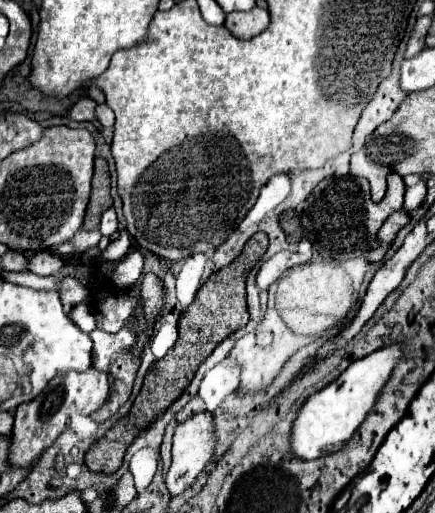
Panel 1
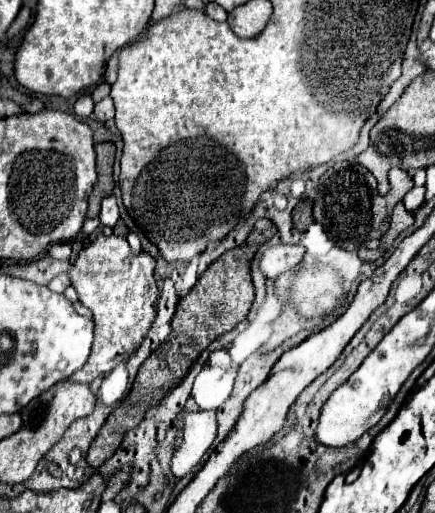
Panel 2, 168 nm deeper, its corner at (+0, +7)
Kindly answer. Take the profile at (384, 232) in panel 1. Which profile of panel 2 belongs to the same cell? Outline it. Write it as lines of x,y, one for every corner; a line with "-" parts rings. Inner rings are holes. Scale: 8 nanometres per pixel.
398,203
398,205
394,207
392,219
390,219
390,227
388,227
388,231
382,235
382,239
380,239
382,247
388,251
388,249
392,247
392,243
394,243
394,239
396,239
406,227
410,227
412,223
414,223
412,213
406,211
406,207
404,207
402,203

